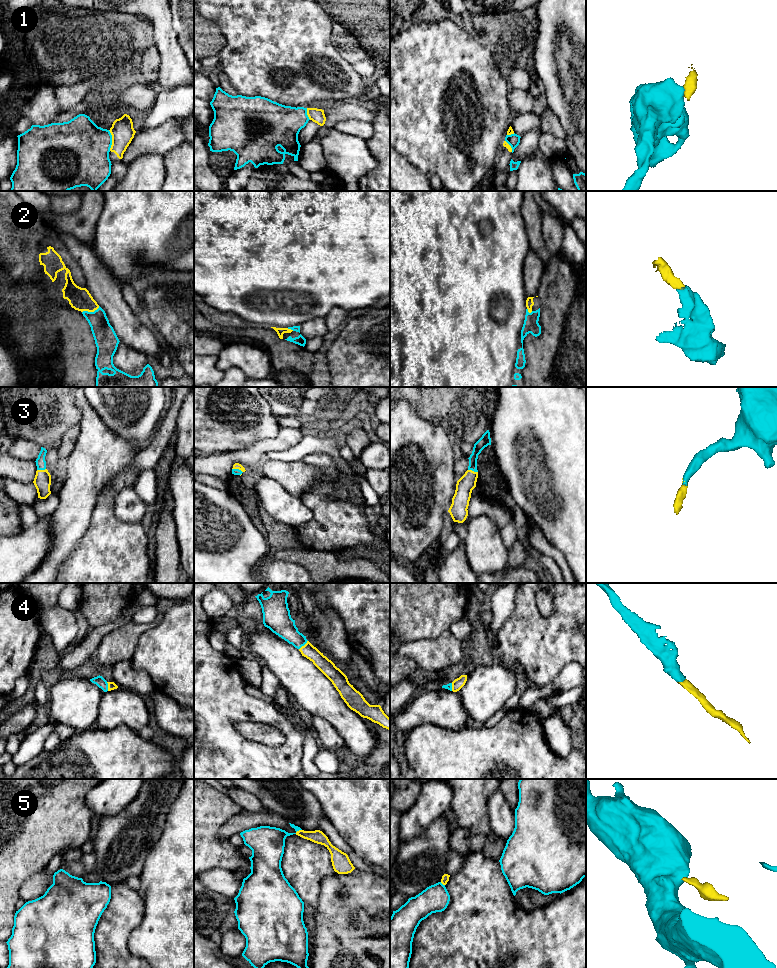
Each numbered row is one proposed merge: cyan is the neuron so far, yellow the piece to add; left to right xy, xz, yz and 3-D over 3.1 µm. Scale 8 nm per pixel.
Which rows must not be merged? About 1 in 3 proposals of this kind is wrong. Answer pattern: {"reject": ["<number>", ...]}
{"reject": ["1", "5"]}

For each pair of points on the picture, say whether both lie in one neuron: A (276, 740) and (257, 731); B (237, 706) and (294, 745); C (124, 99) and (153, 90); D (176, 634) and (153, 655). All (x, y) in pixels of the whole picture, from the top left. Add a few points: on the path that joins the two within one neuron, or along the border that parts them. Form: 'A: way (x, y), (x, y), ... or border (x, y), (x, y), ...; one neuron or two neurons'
A: way (271, 736), (262, 733); one neuron
B: way (254, 710), (272, 714), (288, 728); one neuron
C: way (131, 97), (146, 94); one neuron
D: way (170, 640), (159, 651); one neuron

